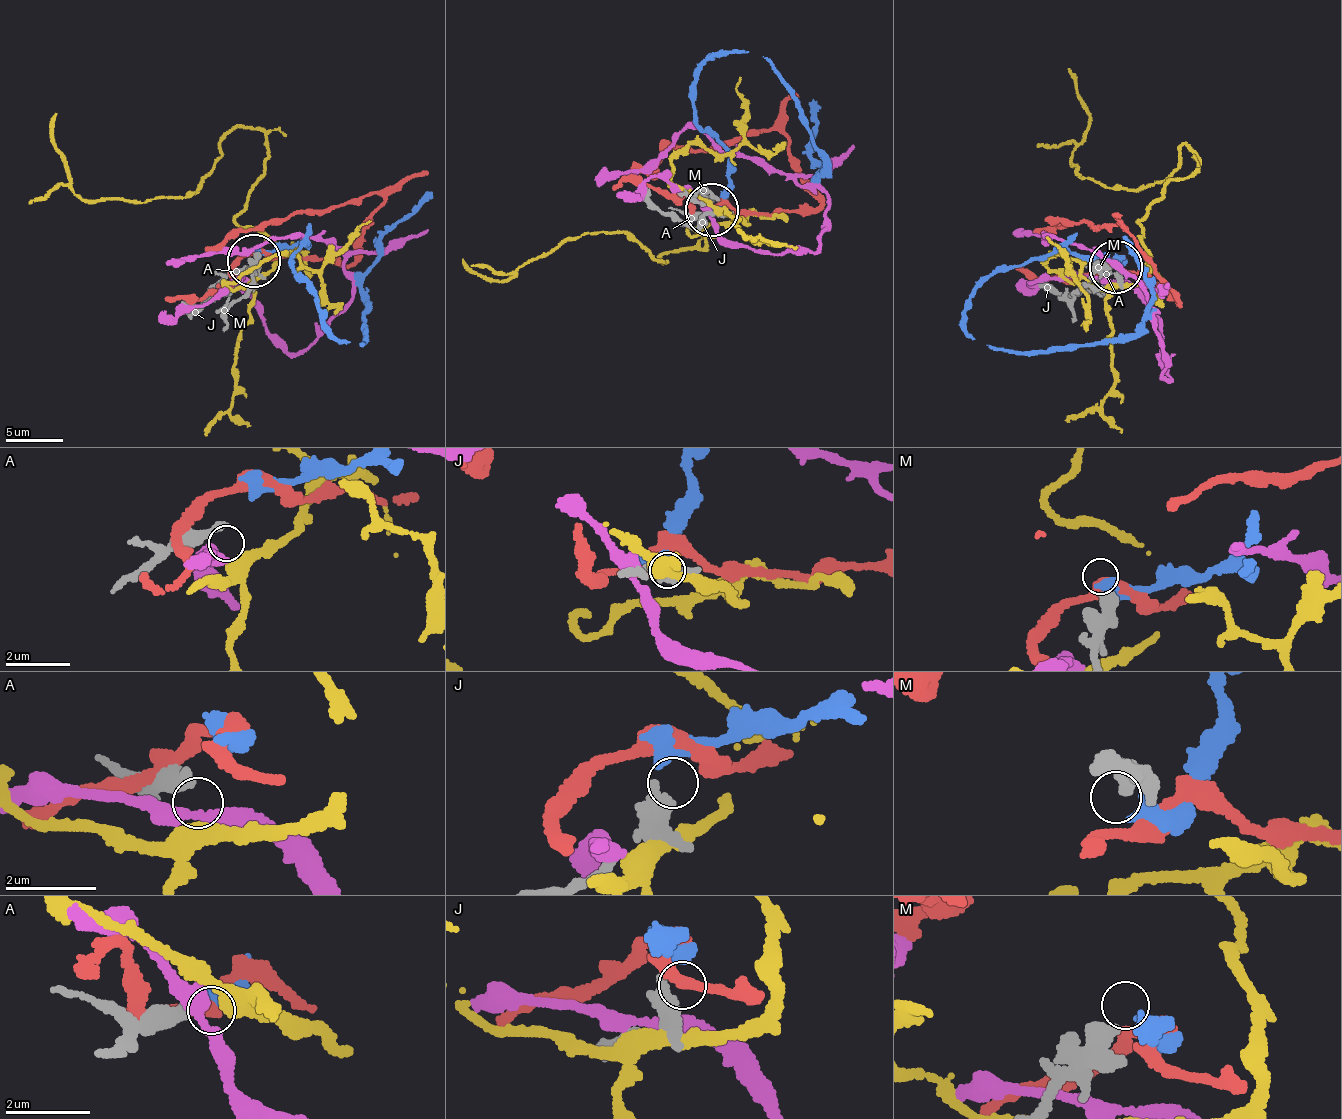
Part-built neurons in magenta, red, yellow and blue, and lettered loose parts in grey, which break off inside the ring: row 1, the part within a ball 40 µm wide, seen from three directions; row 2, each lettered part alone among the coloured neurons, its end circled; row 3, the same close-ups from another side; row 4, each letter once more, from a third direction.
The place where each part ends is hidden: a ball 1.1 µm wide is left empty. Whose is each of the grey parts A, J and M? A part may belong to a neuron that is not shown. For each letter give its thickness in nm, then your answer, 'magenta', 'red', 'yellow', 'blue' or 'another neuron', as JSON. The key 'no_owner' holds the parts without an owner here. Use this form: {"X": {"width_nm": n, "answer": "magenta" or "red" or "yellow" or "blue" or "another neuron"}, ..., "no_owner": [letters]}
{"A": {"width_nm": 360, "answer": "yellow"}, "J": {"width_nm": 480, "answer": "blue"}, "M": {"width_nm": 480, "answer": "another neuron"}, "no_owner": ["M"]}

